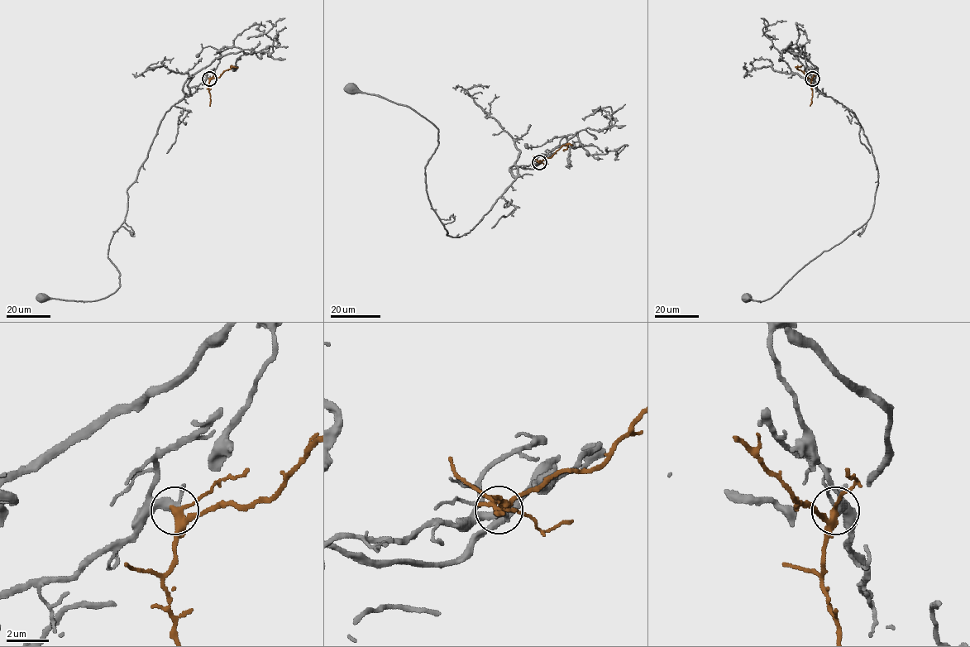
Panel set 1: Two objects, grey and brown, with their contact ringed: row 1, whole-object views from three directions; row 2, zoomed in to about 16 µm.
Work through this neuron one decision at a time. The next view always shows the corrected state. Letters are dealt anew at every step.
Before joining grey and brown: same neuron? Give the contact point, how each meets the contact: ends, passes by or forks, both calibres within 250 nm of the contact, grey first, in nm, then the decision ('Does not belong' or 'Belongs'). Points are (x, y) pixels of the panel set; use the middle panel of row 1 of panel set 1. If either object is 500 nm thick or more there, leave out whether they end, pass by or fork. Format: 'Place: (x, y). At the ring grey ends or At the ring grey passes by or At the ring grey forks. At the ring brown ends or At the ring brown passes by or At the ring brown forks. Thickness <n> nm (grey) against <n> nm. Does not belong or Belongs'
Place: (539, 162). At the ring grey passes by. At the ring brown forks. Thickness 320 nm (grey) against 240 nm. Belongs

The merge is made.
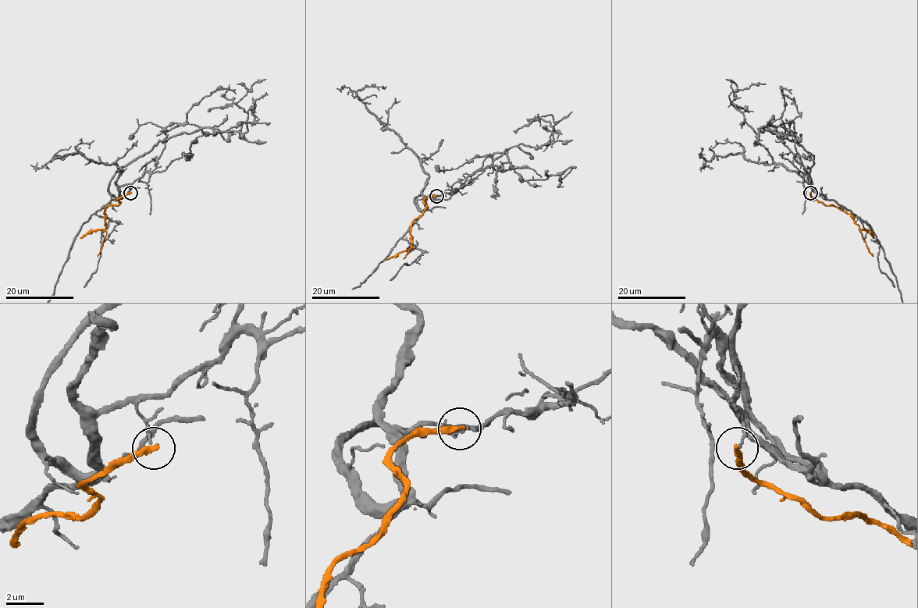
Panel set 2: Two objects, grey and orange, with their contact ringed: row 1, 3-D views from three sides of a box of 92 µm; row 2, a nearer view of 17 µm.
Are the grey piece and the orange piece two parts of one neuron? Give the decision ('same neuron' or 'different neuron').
different neuron

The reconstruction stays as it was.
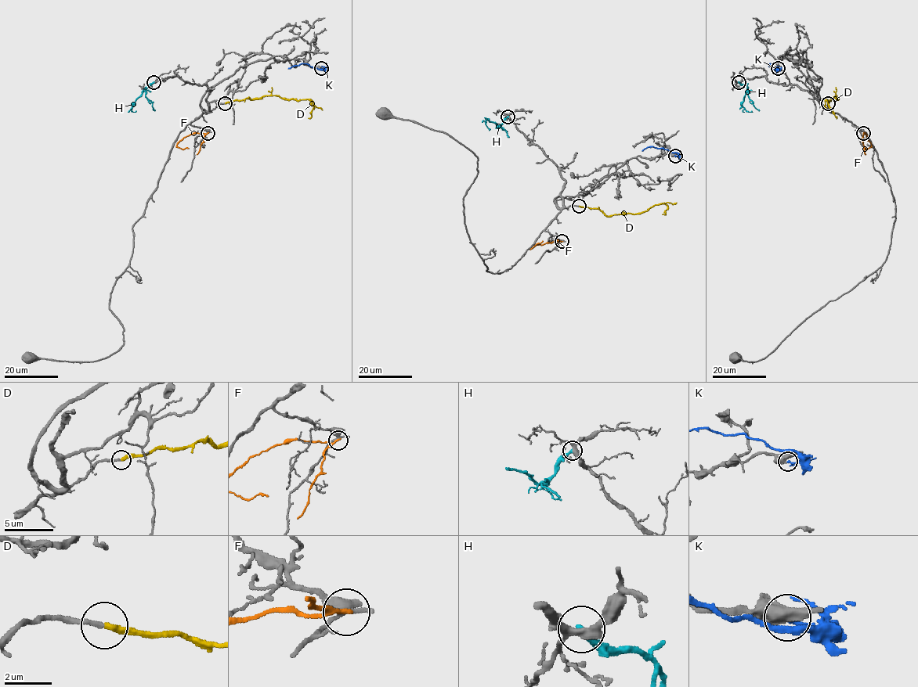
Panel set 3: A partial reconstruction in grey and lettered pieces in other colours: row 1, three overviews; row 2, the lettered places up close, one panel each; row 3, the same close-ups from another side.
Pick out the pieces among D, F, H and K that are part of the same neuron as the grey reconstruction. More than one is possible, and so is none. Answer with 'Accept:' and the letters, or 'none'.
Accept: D

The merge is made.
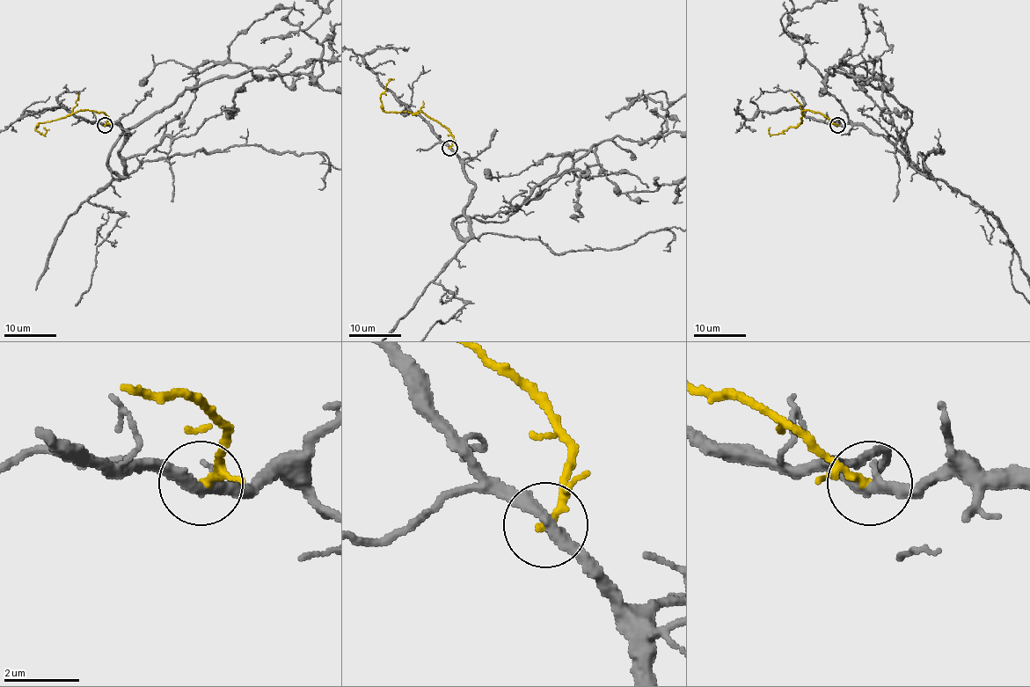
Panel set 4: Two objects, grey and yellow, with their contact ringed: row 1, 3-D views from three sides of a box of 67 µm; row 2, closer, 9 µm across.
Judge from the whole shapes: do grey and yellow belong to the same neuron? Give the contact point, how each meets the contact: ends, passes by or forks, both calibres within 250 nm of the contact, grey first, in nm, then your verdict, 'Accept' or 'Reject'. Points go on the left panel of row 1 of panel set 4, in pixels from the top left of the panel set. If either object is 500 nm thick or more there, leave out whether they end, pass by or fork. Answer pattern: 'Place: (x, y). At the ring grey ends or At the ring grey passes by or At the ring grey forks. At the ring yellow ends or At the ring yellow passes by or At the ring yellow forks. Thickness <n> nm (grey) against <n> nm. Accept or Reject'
Place: (105, 125). At the ring grey passes by. At the ring yellow ends. Thickness 300 nm (grey) against 240 nm. Reject

